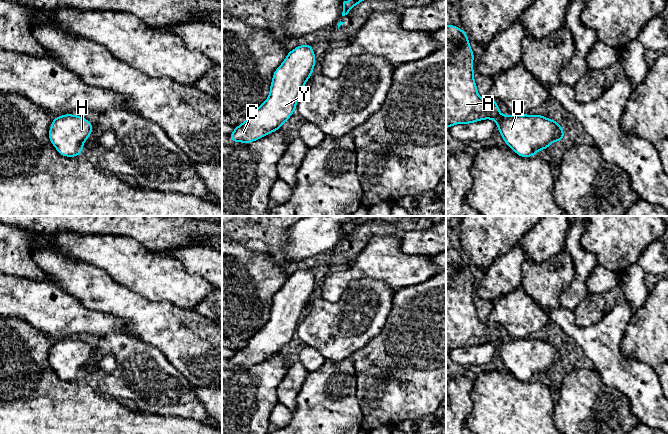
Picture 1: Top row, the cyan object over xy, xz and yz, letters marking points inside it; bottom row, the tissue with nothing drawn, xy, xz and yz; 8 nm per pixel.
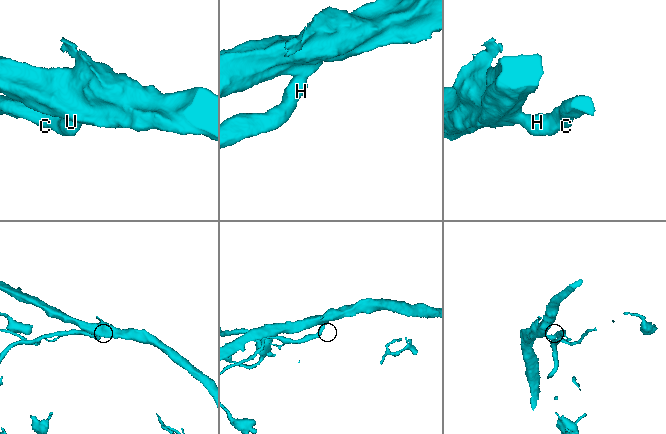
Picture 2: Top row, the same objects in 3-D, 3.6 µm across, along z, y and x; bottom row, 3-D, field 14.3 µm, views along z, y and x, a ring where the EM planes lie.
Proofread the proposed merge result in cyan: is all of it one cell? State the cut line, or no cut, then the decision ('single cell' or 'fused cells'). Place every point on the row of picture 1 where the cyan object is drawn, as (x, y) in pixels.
cut none; single cell

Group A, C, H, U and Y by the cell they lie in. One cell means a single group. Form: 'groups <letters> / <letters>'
groups A C H U Y

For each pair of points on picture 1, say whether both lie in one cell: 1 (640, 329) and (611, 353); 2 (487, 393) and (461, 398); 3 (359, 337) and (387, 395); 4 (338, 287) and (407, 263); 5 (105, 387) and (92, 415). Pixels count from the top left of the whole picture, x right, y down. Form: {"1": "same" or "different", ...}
{"1": "different", "2": "different", "3": "different", "4": "same", "5": "different"}

